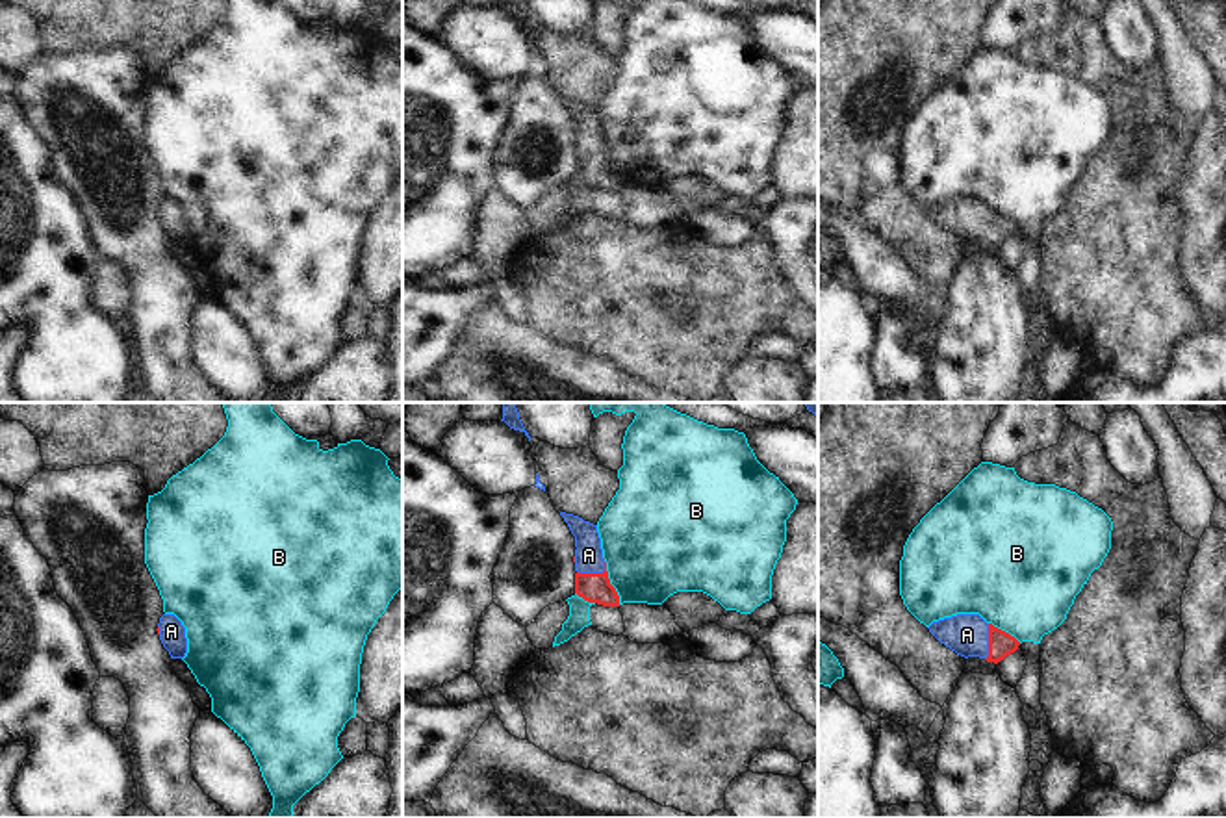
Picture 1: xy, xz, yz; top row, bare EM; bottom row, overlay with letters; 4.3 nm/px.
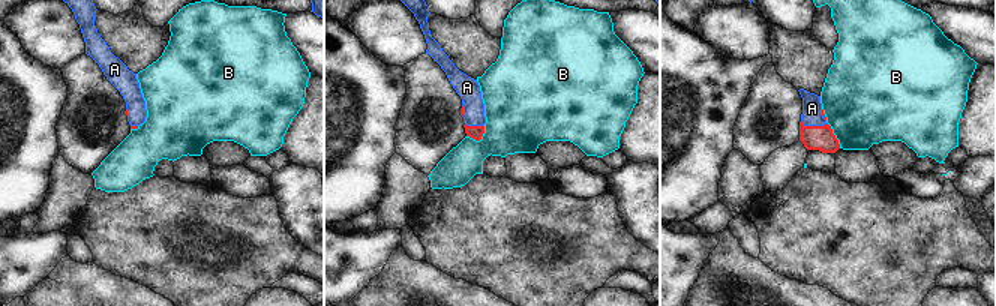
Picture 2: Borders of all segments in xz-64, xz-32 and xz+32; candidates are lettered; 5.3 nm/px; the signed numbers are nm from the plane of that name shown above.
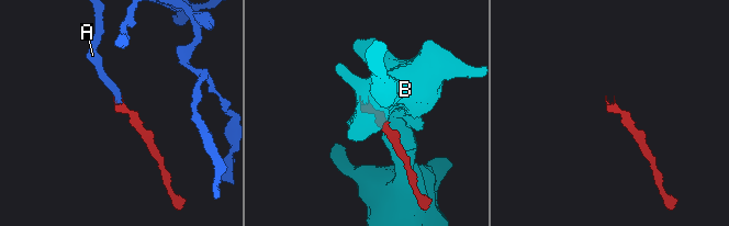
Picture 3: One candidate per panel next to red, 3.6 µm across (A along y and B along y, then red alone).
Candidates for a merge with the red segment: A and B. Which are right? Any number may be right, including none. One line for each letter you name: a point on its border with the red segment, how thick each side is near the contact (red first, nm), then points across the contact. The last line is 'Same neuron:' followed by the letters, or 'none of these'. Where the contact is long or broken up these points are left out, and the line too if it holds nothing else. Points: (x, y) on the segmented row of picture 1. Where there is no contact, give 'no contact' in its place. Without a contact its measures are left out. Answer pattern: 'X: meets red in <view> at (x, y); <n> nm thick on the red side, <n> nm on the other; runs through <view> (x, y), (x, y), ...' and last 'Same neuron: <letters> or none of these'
A: meets red in xz at (594, 574); 130 nm thick on the red side, 130 nm on the other; runs through xz (592, 587), (594, 574), (588, 555)
Same neuron: A

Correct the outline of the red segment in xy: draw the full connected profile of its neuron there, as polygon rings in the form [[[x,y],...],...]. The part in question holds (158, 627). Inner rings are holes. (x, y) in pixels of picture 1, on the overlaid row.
[[[163,614],[158,623],[158,634],[171,658],[184,658],[187,653],[185,627],[174,614]]]

